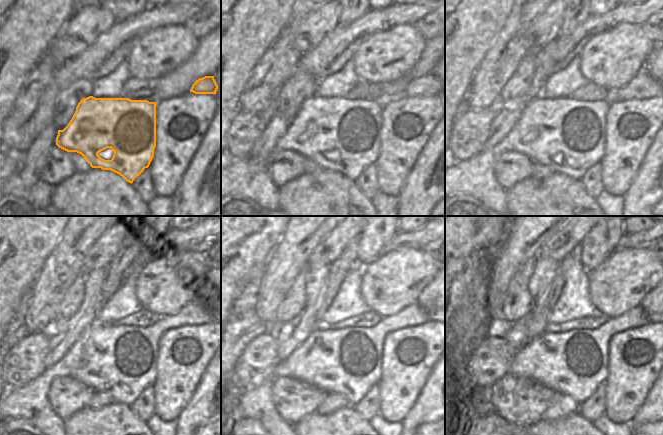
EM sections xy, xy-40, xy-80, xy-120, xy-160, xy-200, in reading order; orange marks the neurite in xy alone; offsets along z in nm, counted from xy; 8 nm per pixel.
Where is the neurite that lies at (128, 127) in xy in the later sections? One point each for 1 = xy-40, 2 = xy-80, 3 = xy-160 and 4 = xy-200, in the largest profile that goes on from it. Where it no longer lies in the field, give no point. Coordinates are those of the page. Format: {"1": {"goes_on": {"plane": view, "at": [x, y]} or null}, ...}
{"1": {"goes_on": {"plane": "xy-40", "at": [352, 127]}}, "2": {"goes_on": {"plane": "xy-80", "at": [575, 129]}}, "3": {"goes_on": {"plane": "xy-160", "at": [349, 361]}}, "4": {"goes_on": {"plane": "xy-200", "at": [575, 363]}}}

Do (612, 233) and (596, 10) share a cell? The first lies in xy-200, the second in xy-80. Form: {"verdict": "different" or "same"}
{"verdict": "same"}

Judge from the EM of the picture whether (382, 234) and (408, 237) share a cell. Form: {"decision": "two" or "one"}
{"decision": "two"}

